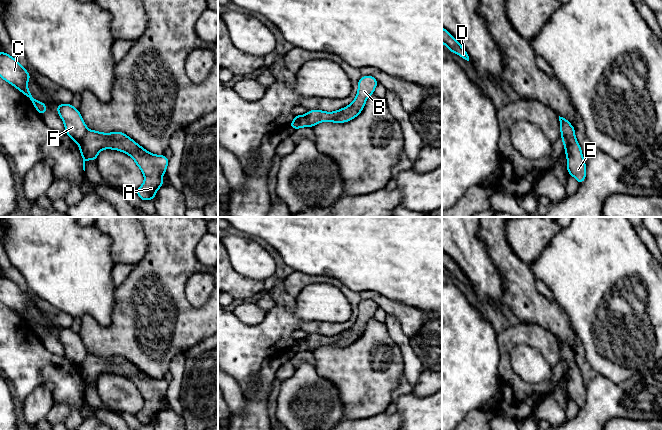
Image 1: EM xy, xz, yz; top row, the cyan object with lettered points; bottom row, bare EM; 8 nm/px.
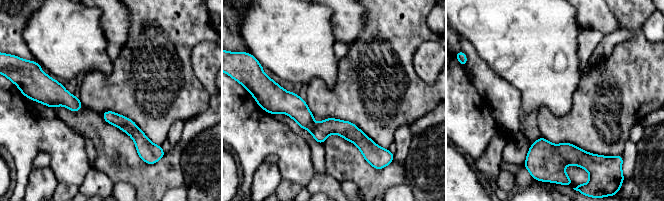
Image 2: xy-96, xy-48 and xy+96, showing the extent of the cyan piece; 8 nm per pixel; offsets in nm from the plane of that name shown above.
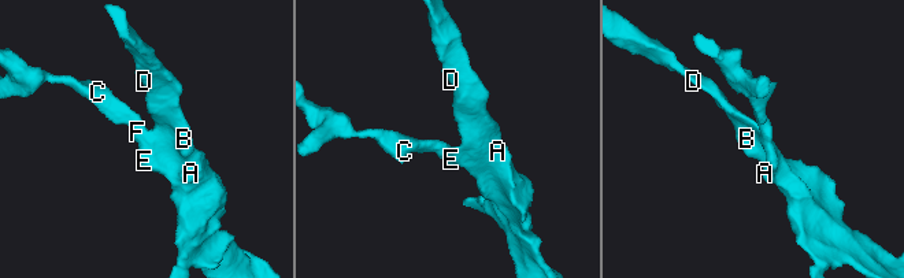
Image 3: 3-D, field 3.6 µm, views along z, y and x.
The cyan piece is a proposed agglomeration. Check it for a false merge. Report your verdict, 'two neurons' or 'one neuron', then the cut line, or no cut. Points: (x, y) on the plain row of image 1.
two neurons; cut yz (561, 358), (574, 361)

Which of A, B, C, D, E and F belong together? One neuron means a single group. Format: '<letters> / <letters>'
A B D E / C F

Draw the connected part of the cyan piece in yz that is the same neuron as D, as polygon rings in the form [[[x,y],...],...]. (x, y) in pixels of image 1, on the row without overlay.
[[[442,251],[442,267],[448,271],[452,277],[458,278],[463,283],[469,285],[469,280],[461,268],[450,258],[445,252]]]

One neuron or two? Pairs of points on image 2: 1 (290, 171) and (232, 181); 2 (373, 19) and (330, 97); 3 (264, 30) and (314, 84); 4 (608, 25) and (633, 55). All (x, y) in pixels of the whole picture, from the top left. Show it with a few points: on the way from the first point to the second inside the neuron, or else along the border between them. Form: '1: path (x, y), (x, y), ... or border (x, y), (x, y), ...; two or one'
1: border (241, 180), (239, 190); two
2: path (366, 39), (363, 56), (351, 68), (350, 78); one
3: border (307, 84), (319, 78), (329, 88), (334, 86); two
4: border (610, 10), (618, 22), (618, 29); two

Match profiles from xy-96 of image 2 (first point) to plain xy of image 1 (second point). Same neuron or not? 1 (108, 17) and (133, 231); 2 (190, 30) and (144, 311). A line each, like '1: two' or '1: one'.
1: one
2: one

